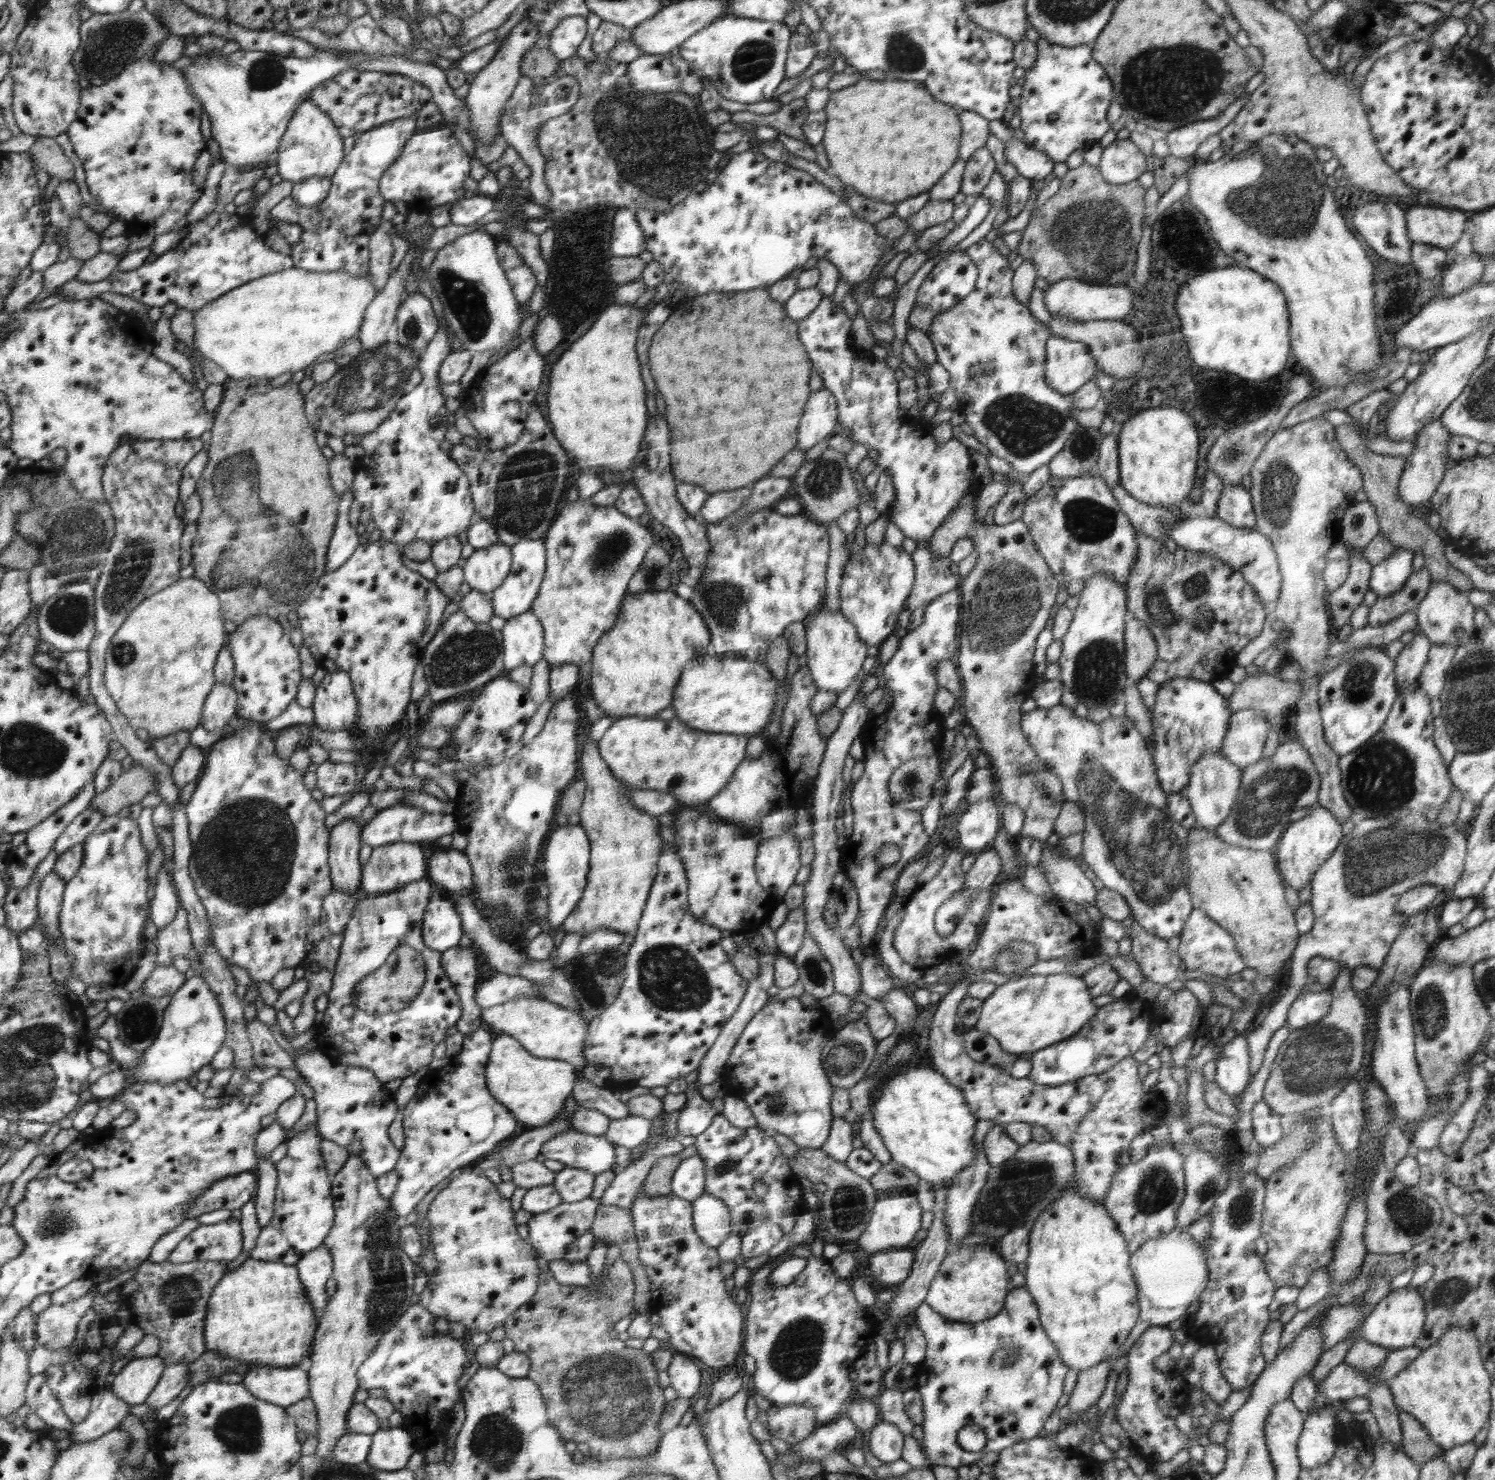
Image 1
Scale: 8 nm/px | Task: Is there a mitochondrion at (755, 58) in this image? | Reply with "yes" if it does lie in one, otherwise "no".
yes

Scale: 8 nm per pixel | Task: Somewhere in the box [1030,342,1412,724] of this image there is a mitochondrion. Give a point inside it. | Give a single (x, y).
(1197, 611)

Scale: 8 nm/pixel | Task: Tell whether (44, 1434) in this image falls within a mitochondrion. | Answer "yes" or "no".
no

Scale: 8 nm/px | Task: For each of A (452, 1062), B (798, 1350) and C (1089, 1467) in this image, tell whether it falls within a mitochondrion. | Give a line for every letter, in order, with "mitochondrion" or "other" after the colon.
A: other
B: mitochondrion
C: other

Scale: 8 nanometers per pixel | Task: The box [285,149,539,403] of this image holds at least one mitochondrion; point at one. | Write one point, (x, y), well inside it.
(468, 304)

